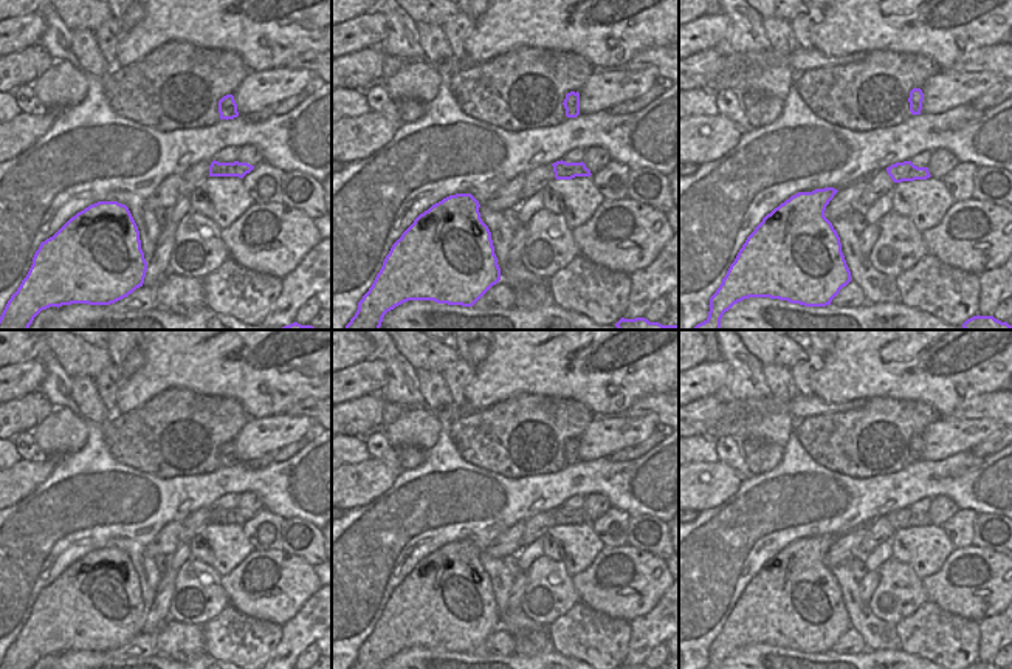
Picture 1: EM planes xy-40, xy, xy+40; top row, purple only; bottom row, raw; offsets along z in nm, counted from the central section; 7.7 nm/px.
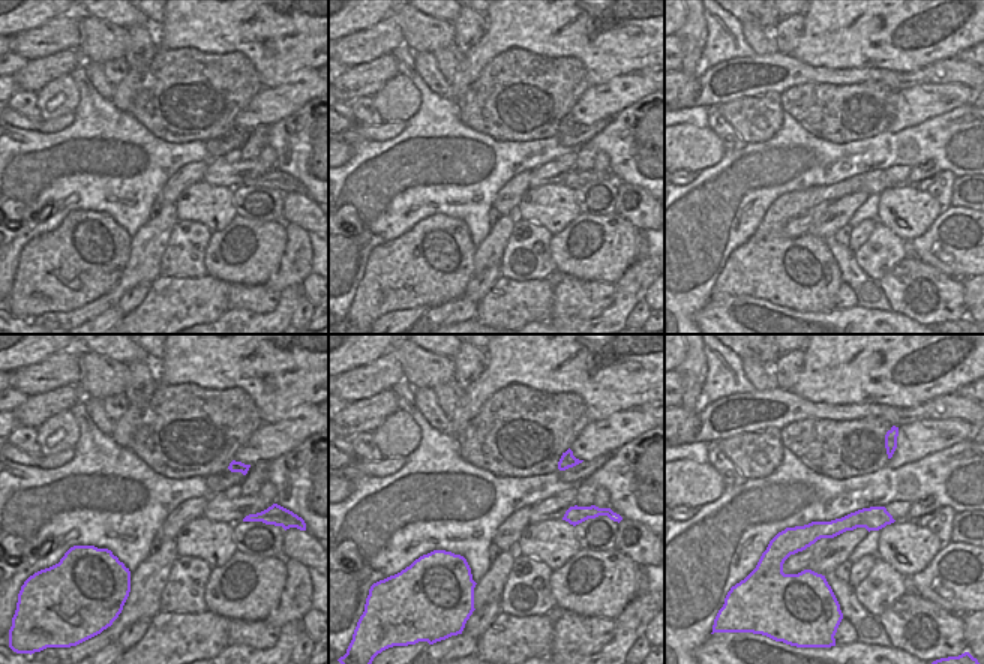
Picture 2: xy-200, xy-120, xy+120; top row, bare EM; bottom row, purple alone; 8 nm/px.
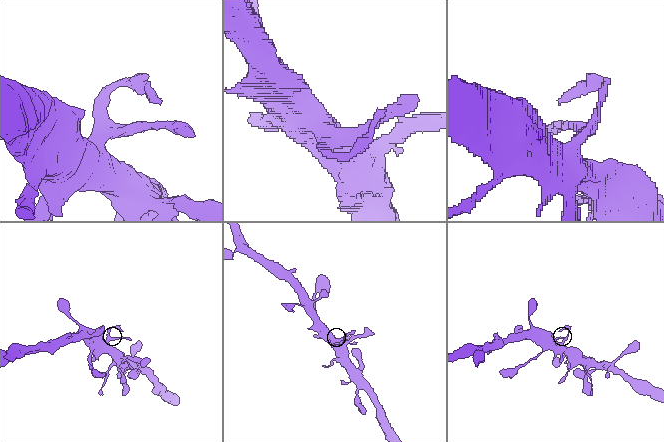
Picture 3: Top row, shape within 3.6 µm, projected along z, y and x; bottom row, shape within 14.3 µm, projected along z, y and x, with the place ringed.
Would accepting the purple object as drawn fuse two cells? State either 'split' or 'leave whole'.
leave whole

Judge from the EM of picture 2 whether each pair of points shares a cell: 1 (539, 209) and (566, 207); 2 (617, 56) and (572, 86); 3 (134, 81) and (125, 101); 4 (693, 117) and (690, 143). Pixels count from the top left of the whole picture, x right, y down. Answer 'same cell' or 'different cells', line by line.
1: same cell
2: different cells
3: same cell
4: different cells

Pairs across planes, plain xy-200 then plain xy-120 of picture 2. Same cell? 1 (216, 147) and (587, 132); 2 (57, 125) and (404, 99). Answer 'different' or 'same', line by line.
1: same
2: different

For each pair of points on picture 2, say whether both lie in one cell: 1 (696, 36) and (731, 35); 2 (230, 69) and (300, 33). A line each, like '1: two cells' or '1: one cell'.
1: two cells
2: two cells

